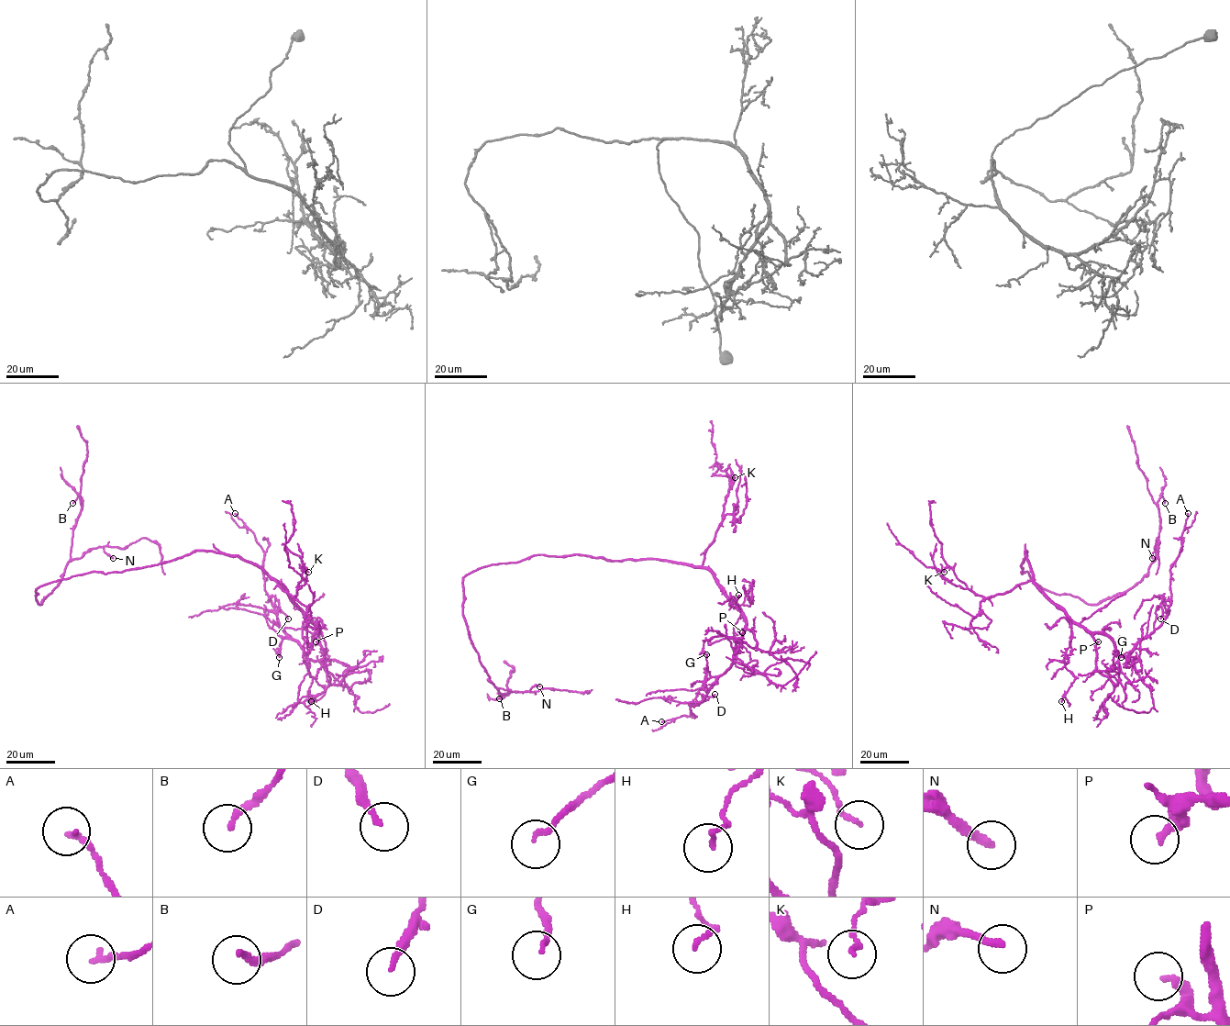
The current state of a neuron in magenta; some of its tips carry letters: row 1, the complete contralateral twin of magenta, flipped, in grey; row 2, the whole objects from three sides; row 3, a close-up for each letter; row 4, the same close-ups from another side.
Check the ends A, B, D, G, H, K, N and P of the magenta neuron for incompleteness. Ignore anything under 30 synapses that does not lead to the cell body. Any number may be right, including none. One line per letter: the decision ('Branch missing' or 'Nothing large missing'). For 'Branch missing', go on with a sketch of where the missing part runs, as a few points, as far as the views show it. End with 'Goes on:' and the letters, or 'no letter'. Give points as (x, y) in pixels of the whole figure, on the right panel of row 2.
A: Nothing large missing
B: Nothing large missing
D: Nothing large missing
G: Nothing large missing
H: Nothing large missing
K: Nothing large missing
N: Nothing large missing
P: Nothing large missing
Goes on: no letter

